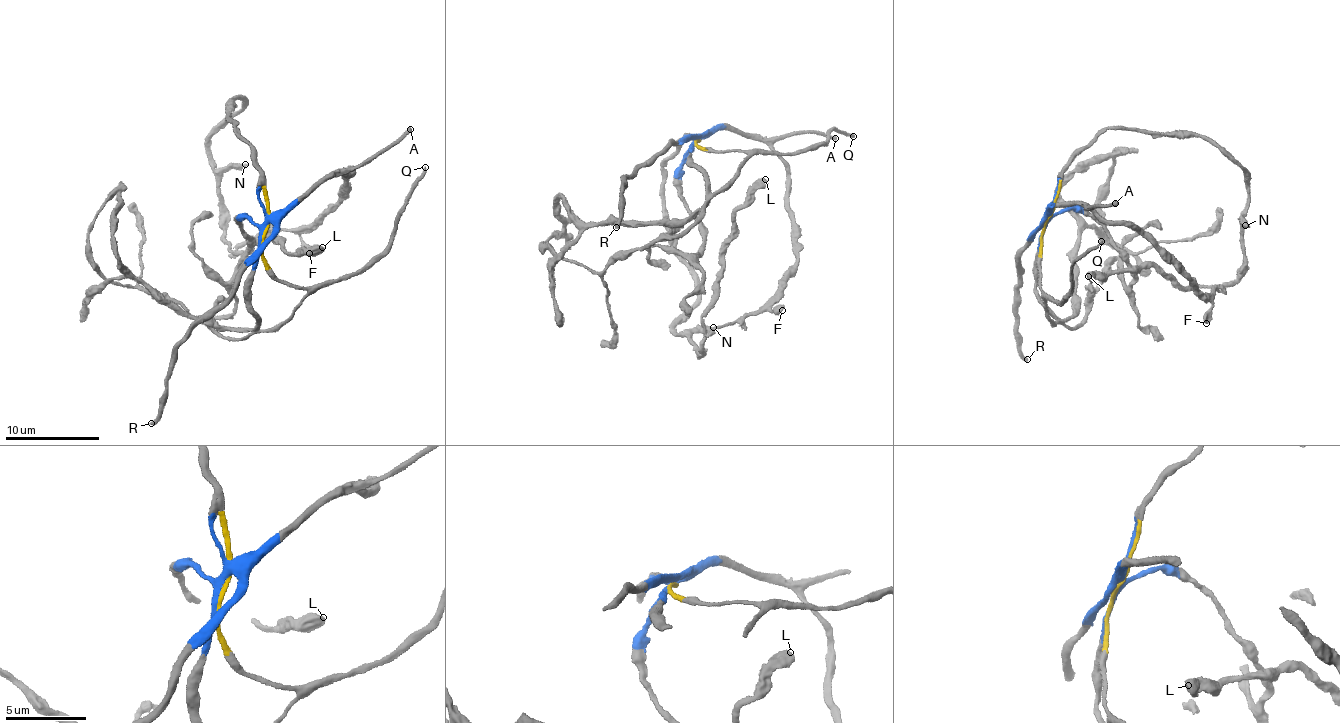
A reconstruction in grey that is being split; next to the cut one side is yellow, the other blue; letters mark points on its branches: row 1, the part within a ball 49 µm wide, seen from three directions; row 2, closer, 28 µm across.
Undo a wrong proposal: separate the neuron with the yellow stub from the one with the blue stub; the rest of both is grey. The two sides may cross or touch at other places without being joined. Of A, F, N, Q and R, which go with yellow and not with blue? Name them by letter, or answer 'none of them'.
N, Q

